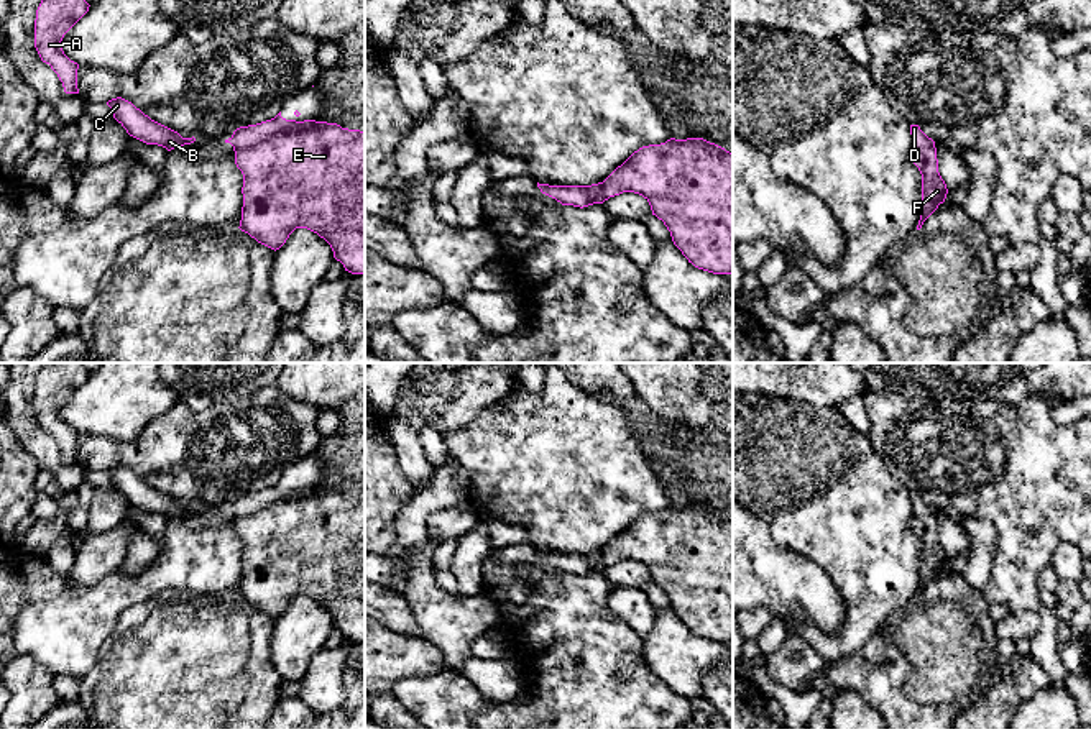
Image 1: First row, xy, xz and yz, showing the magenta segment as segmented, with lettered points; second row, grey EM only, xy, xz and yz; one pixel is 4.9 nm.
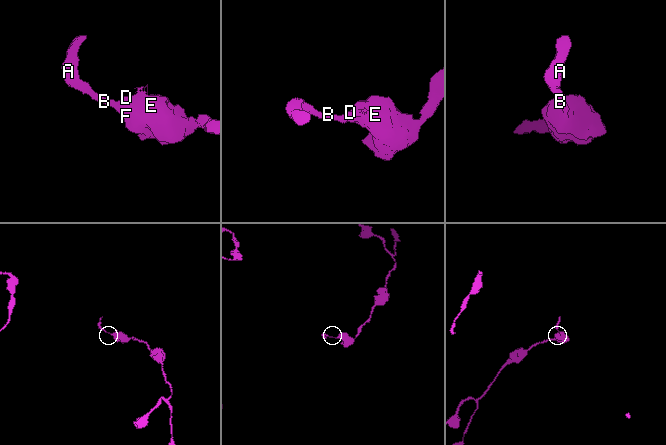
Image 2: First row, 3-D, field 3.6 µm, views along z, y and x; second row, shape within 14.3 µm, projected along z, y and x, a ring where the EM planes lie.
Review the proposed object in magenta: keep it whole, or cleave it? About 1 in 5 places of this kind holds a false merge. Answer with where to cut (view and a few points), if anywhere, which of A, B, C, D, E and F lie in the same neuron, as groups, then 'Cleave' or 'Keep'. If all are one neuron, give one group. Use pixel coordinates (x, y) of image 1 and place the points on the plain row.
No split. Groups: A B C D E F. Keep

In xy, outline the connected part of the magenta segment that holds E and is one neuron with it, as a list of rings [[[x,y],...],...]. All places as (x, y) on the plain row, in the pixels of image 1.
[[[281,479],[266,489],[240,494],[225,507],[235,519],[243,542],[240,598],[258,611],[279,617],[296,596],[307,596],[324,606],[345,639],[365,642],[365,501],[337,491],[286,488]]]

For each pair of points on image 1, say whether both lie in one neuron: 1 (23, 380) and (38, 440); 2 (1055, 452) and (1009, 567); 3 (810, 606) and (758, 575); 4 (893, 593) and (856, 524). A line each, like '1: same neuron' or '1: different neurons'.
1: same neuron
2: same neuron
3: same neuron
4: same neuron

